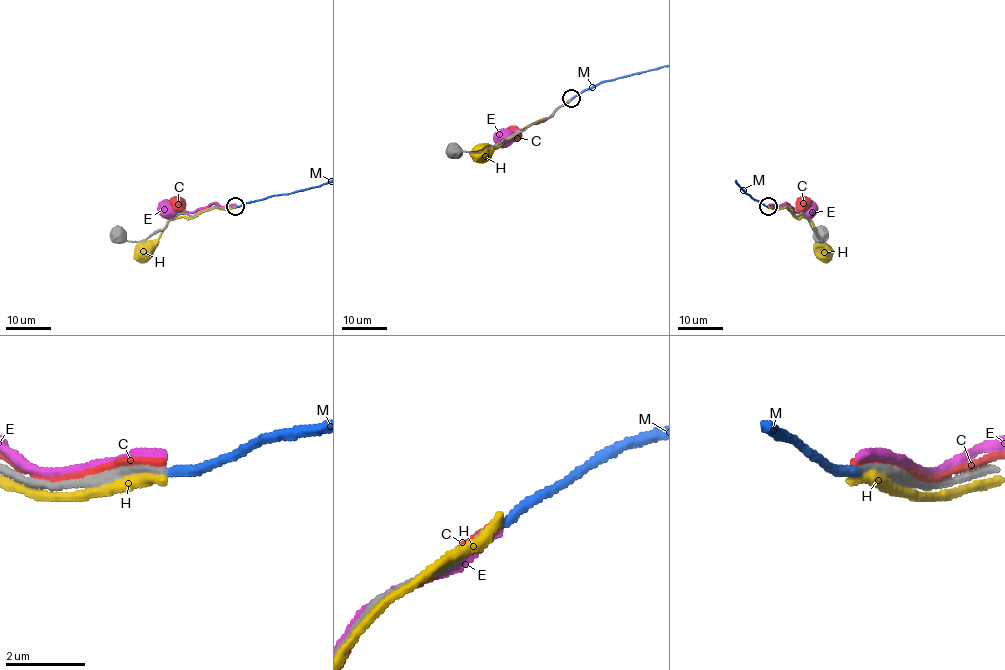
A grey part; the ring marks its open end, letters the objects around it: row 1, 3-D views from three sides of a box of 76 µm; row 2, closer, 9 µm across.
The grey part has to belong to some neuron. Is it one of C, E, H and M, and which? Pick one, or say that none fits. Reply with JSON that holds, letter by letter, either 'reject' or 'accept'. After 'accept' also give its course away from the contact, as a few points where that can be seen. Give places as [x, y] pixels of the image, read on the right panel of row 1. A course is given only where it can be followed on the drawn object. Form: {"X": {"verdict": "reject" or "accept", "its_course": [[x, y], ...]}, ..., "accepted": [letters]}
{"C": {"verdict": "reject"}, "E": {"verdict": "reject"}, "H": {"verdict": "reject"}, "M": {"verdict": "accept"}, "accepted": ["M"]}

